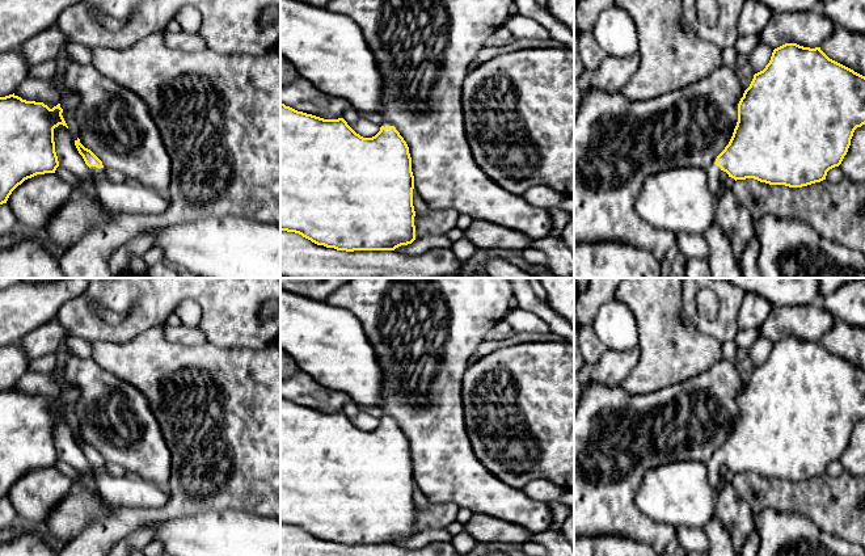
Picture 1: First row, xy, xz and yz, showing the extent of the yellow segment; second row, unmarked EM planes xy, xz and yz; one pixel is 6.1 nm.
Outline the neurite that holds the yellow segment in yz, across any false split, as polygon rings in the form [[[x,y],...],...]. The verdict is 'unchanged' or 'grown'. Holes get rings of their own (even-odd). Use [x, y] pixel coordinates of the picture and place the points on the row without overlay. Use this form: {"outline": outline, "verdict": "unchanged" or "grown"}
{"outline": [[[785,337],[773,344],[765,362],[754,368],[738,397],[738,416],[733,430],[716,456],[706,463],[710,486],[718,492],[721,466],[737,473],[754,472],[769,479],[802,481],[826,473],[827,466],[839,460],[848,446],[857,421],[865,418],[865,370],[830,353],[820,341],[810,342]]], "verdict": "grown"}

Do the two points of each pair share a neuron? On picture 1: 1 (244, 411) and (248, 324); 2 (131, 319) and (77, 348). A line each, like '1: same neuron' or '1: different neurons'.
1: different neurons
2: different neurons

